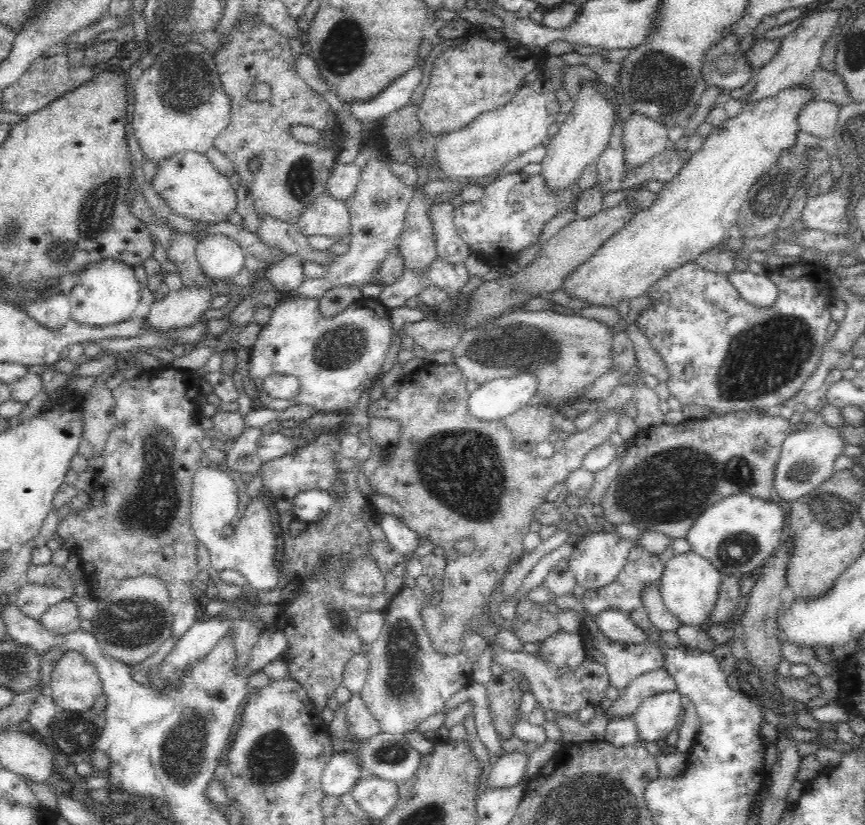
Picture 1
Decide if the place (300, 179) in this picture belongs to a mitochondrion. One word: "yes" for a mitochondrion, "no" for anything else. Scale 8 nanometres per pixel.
yes

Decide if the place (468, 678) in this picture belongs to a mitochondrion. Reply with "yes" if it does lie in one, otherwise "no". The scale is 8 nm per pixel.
no

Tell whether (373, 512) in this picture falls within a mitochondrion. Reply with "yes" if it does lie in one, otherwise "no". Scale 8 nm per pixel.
no

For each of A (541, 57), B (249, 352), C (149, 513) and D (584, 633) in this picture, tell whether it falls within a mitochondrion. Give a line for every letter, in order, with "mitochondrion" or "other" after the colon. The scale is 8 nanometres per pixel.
A: other
B: other
C: mitochondrion
D: other

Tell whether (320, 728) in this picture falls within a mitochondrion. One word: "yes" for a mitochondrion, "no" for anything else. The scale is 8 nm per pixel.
no

